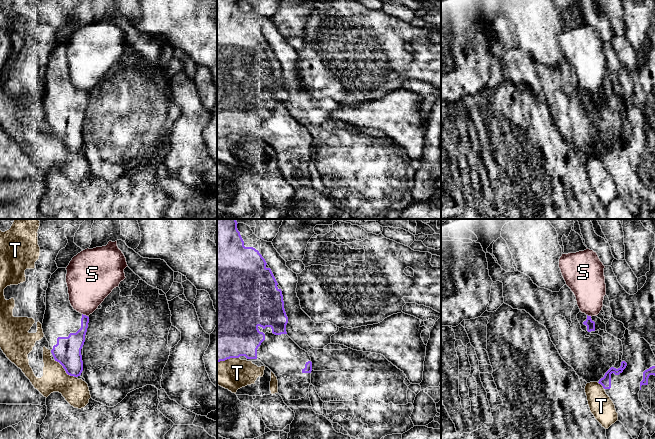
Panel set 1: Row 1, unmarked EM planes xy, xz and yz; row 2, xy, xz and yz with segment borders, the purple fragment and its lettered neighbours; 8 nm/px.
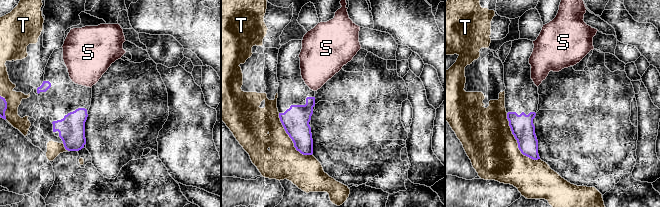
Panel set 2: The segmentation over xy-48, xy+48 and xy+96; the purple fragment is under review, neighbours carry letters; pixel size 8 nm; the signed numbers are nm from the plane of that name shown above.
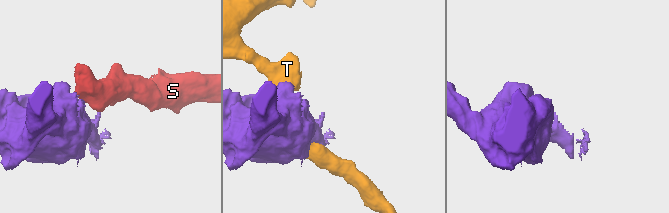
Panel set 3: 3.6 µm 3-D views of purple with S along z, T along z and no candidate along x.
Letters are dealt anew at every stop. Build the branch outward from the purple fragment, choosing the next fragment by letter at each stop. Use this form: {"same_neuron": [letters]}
{"same_neuron": []}

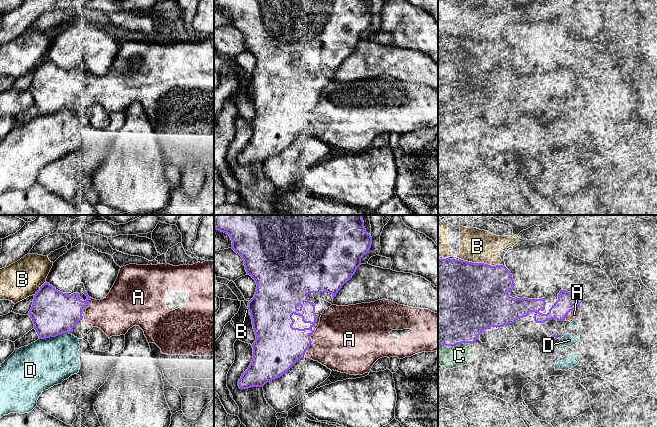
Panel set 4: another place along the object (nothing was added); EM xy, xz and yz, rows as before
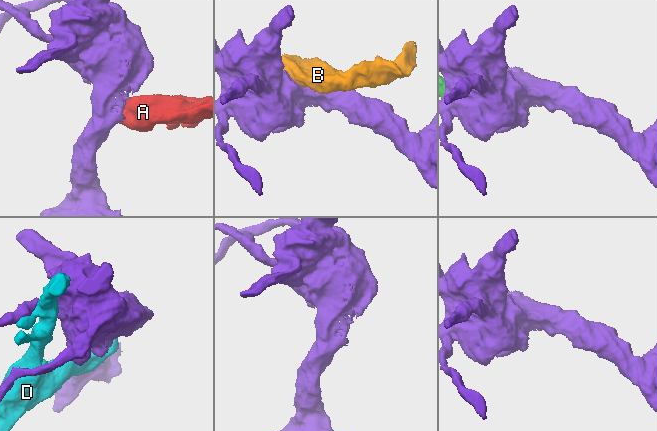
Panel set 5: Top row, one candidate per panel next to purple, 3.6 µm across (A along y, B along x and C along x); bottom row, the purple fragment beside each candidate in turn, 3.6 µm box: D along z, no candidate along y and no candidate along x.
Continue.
{"same_neuron": ["A"]}

